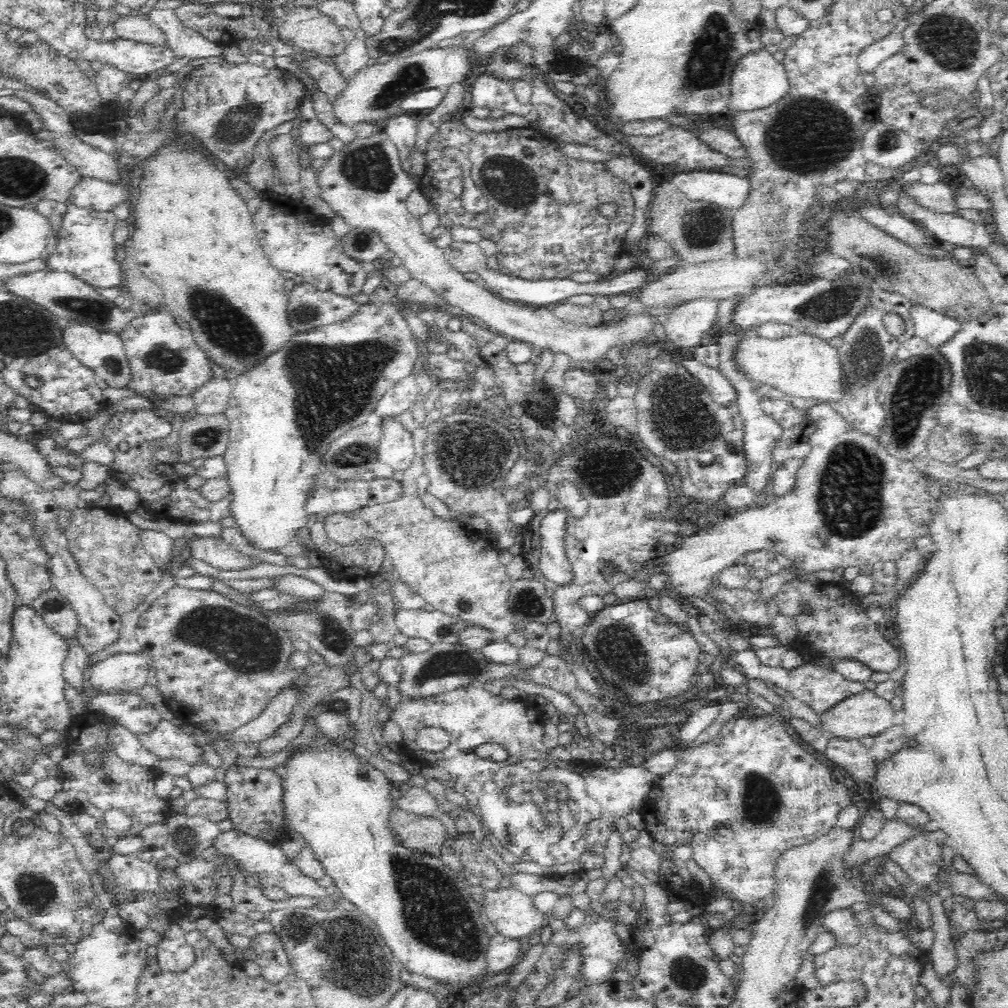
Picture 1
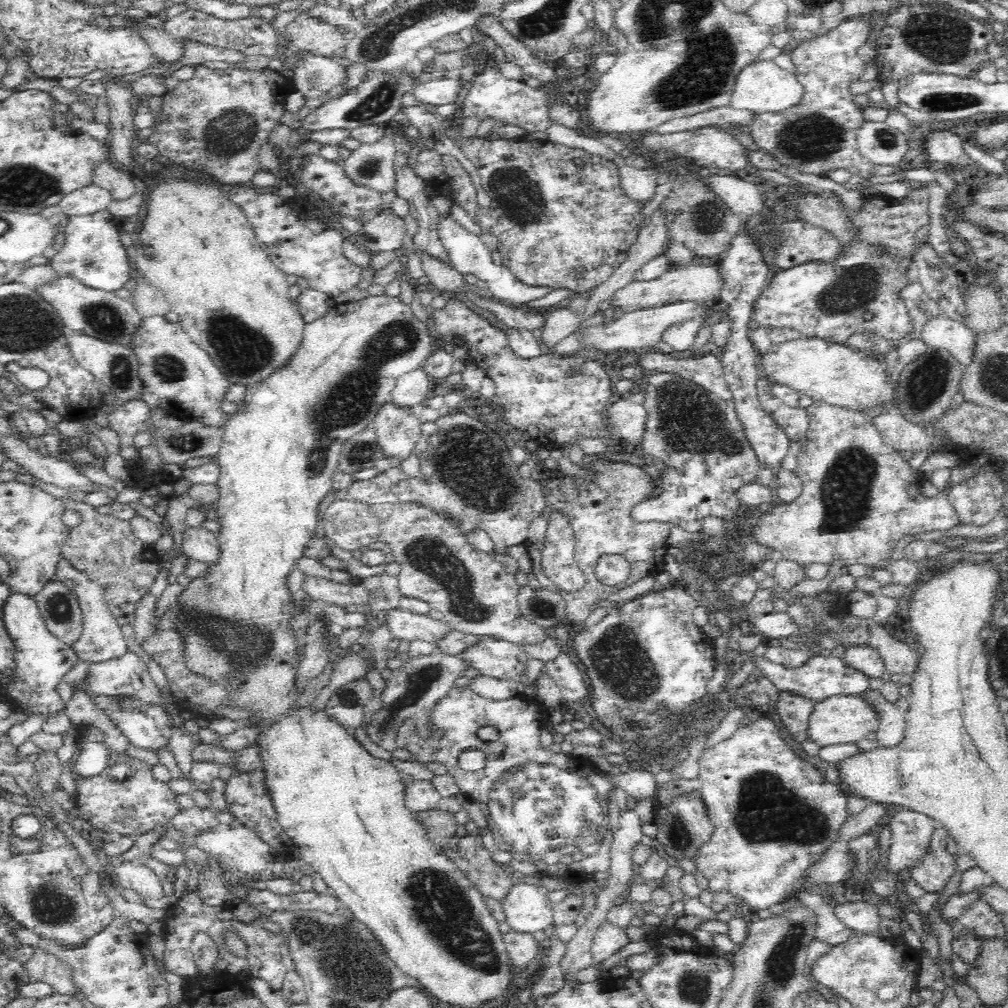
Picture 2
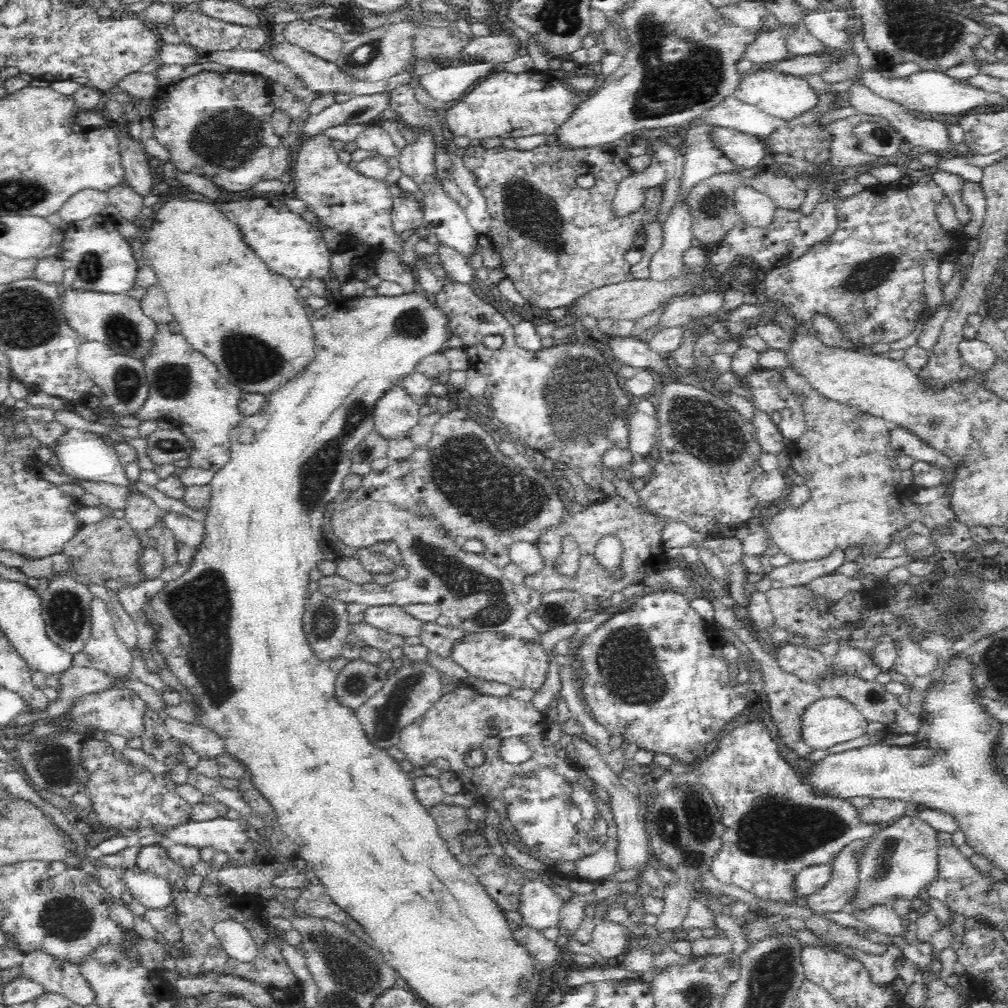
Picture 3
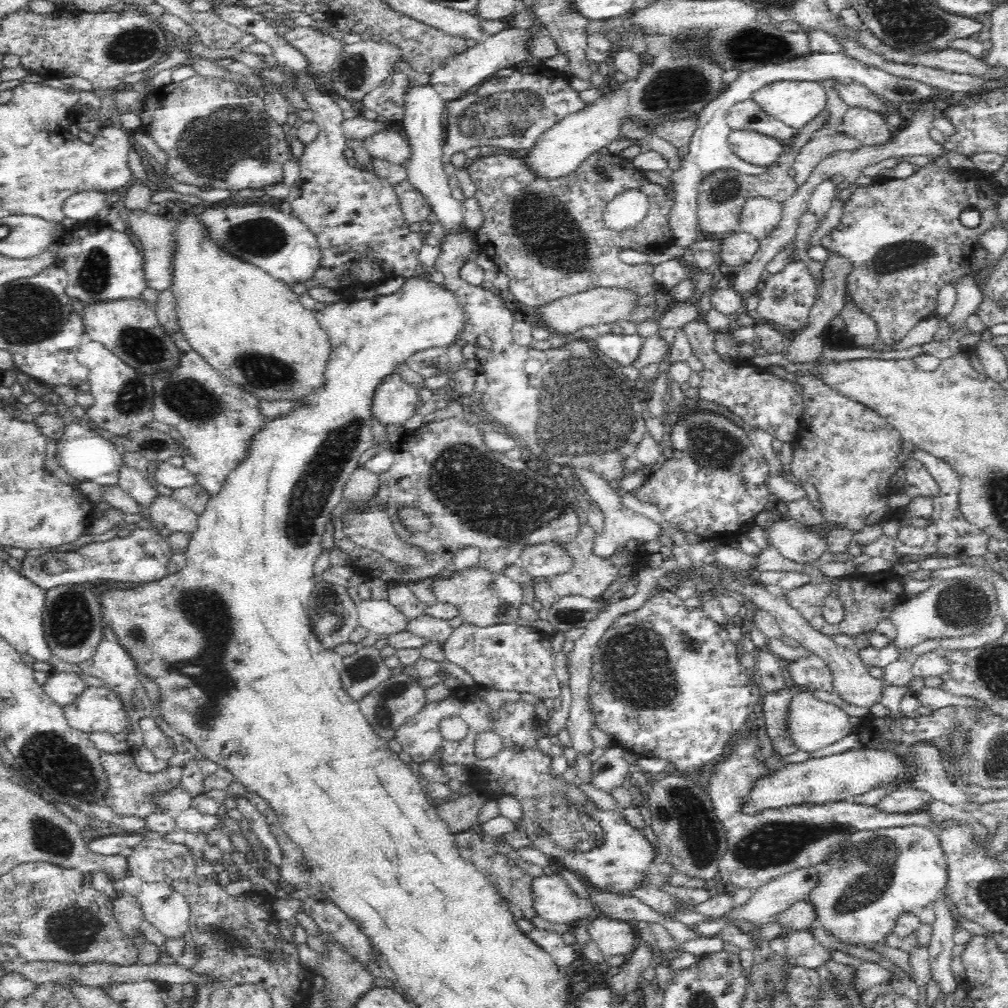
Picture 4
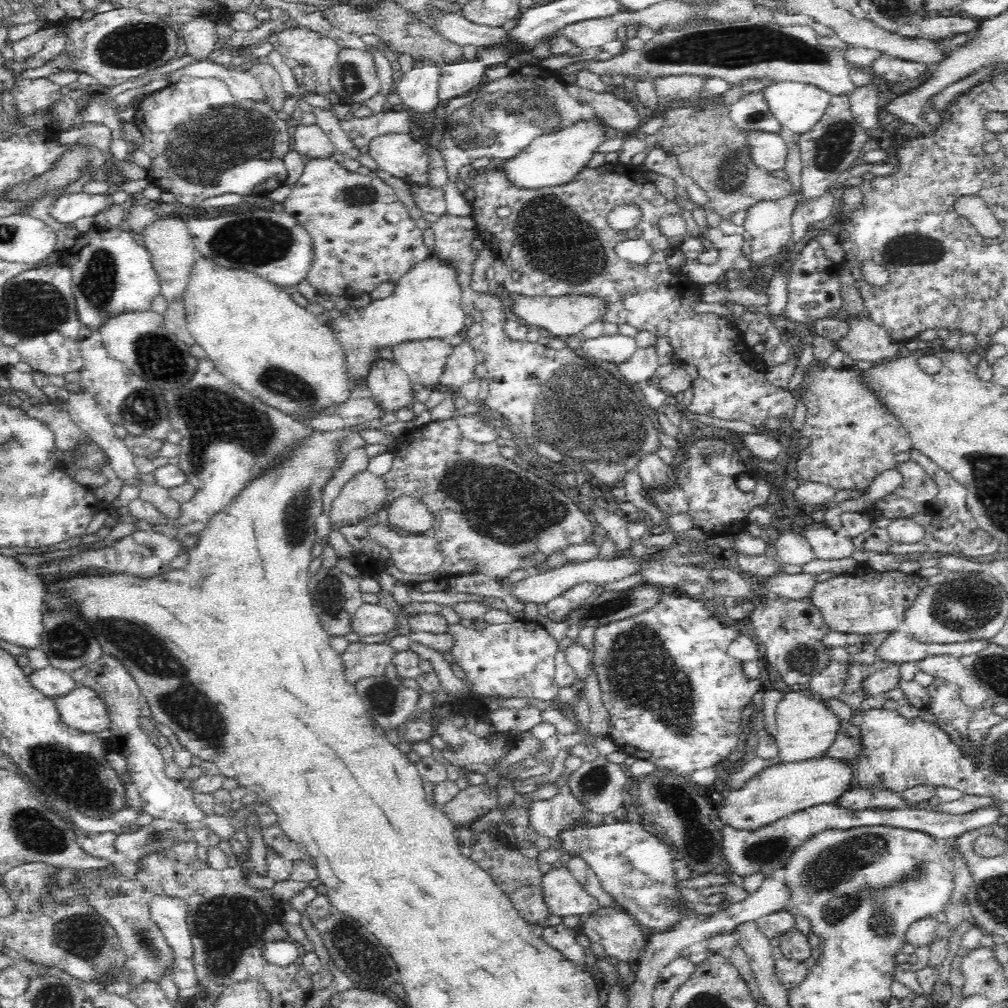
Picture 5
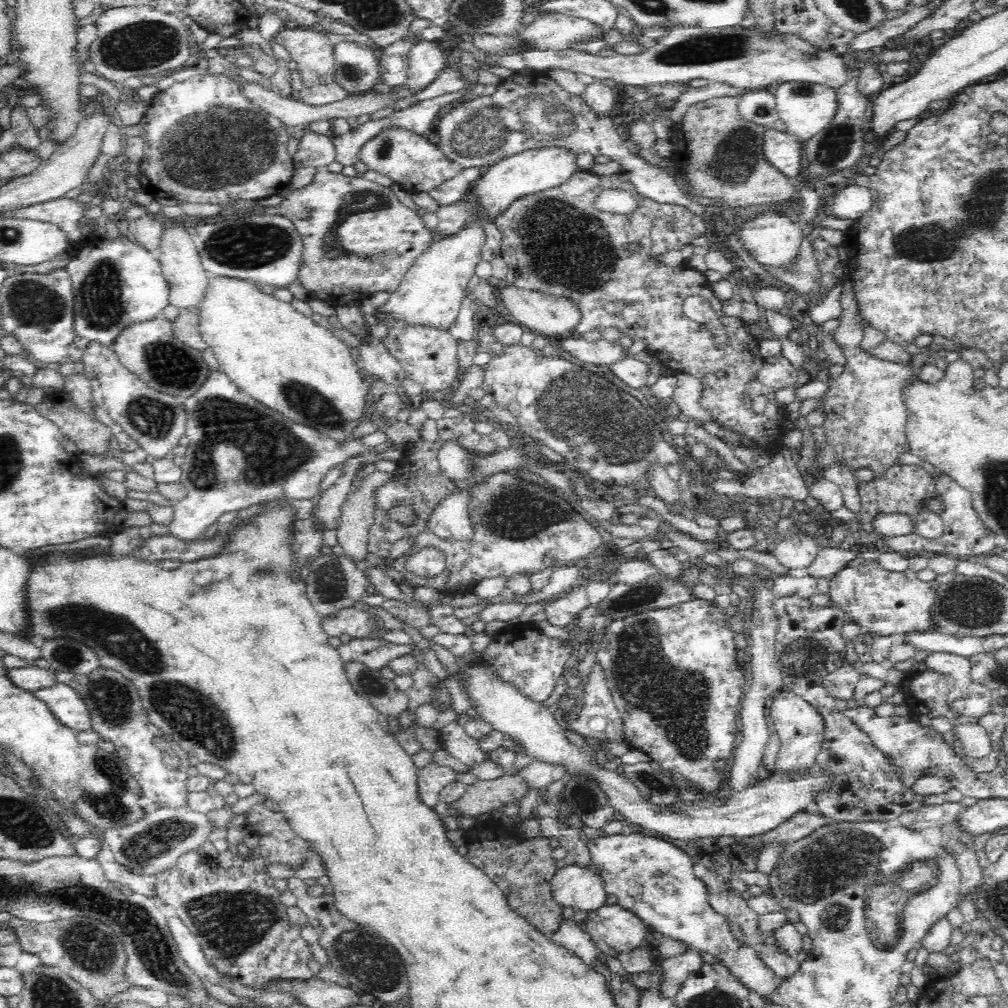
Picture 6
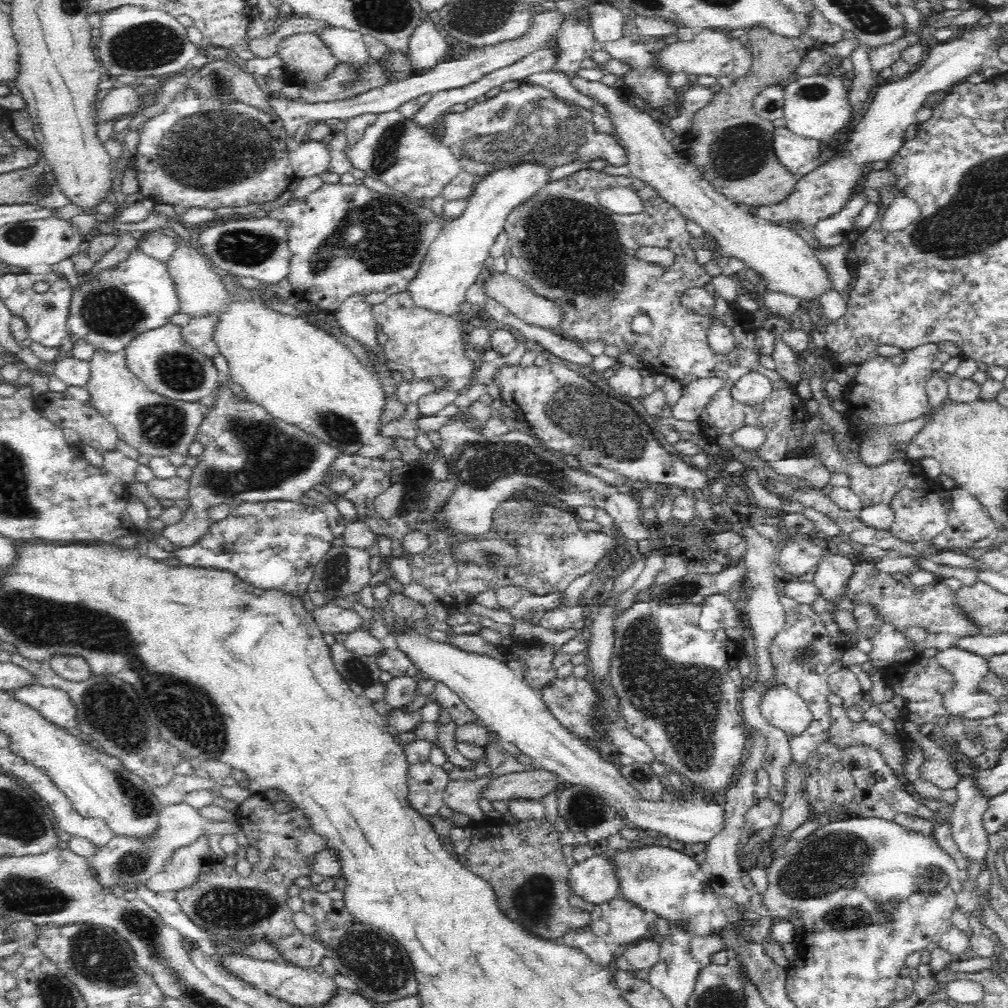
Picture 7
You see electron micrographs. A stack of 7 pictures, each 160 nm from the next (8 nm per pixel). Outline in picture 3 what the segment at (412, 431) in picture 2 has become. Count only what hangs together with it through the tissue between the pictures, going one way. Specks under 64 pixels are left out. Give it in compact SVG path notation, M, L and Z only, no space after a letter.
M392 386L378 400L373 414L374 430L388 442L406 440L408 430L418 424L420 403L405 393L403 387Z

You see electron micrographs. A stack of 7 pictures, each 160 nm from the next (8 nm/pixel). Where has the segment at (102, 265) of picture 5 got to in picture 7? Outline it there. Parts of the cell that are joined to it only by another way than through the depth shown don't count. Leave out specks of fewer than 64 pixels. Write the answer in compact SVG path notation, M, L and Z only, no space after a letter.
M139 247L132 250L122 262L114 264L104 270L98 270L96 274L92 272L80 272L84 282L80 282L73 291L73 298L68 314L68 326L74 336L87 340L94 346L106 352L118 352L134 338L135 334L142 331L158 328L167 323L169 318L179 311L178 295L174 281L169 275L167 264L144 254Z

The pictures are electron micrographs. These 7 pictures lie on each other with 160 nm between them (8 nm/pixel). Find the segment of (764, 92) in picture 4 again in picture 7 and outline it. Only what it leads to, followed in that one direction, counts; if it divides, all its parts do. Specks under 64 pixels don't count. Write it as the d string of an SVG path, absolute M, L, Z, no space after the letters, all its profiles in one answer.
M806 76L783 83L783 117L786 119L786 126L798 136L821 142L832 136L847 123L851 113L851 105L846 100L845 81L838 76L831 78Z

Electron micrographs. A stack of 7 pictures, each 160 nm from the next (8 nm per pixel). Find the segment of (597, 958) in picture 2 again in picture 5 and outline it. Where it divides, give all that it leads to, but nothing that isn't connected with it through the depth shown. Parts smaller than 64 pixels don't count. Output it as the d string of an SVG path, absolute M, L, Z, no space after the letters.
M599 908L583 918L578 931L602 945L603 952L619 962L637 963L646 945L640 924L629 914L613 908Z

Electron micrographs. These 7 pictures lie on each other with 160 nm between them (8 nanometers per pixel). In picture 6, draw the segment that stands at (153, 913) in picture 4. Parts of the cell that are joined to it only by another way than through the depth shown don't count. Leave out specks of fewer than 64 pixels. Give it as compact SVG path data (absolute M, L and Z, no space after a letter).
M177 915L168 916L168 928L170 929L172 938L176 941L179 955L182 961L196 973L207 978L212 984L228 983L228 979L220 973L216 973L214 968L206 963L205 954L201 949L196 935L182 922Z

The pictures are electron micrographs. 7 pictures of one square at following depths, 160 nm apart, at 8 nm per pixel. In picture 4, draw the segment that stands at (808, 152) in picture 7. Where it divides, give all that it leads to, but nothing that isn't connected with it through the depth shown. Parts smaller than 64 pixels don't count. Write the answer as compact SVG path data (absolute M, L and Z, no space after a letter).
M731 130L727 140L738 158L754 166L767 167L775 163L784 150L783 142L749 130Z

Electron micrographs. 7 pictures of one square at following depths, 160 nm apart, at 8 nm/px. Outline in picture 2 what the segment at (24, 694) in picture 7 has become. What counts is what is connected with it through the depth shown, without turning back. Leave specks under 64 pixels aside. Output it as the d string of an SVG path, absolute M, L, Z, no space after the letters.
M95 695L94 702L99 709L104 710L114 721L114 724L120 727L124 736L136 748L142 750L152 750L152 752L164 752L170 746L170 738L172 738L172 720L168 718L168 714L163 708L152 704L144 703L133 696L106 696Z

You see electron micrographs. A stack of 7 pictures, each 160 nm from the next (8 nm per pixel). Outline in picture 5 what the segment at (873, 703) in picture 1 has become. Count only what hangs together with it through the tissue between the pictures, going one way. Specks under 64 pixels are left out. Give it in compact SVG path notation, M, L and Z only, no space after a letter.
M785 689L782 702L776 708L775 727L778 755L784 762L801 761L812 757L820 758L821 754L832 745L840 732L840 720L828 703L816 700L800 691Z

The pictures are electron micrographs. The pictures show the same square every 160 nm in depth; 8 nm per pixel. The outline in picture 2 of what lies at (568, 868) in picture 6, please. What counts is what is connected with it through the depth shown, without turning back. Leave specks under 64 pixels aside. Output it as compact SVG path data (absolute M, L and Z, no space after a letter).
M514 884L500 903L512 932L534 934L554 928L553 905L545 892L532 884Z

